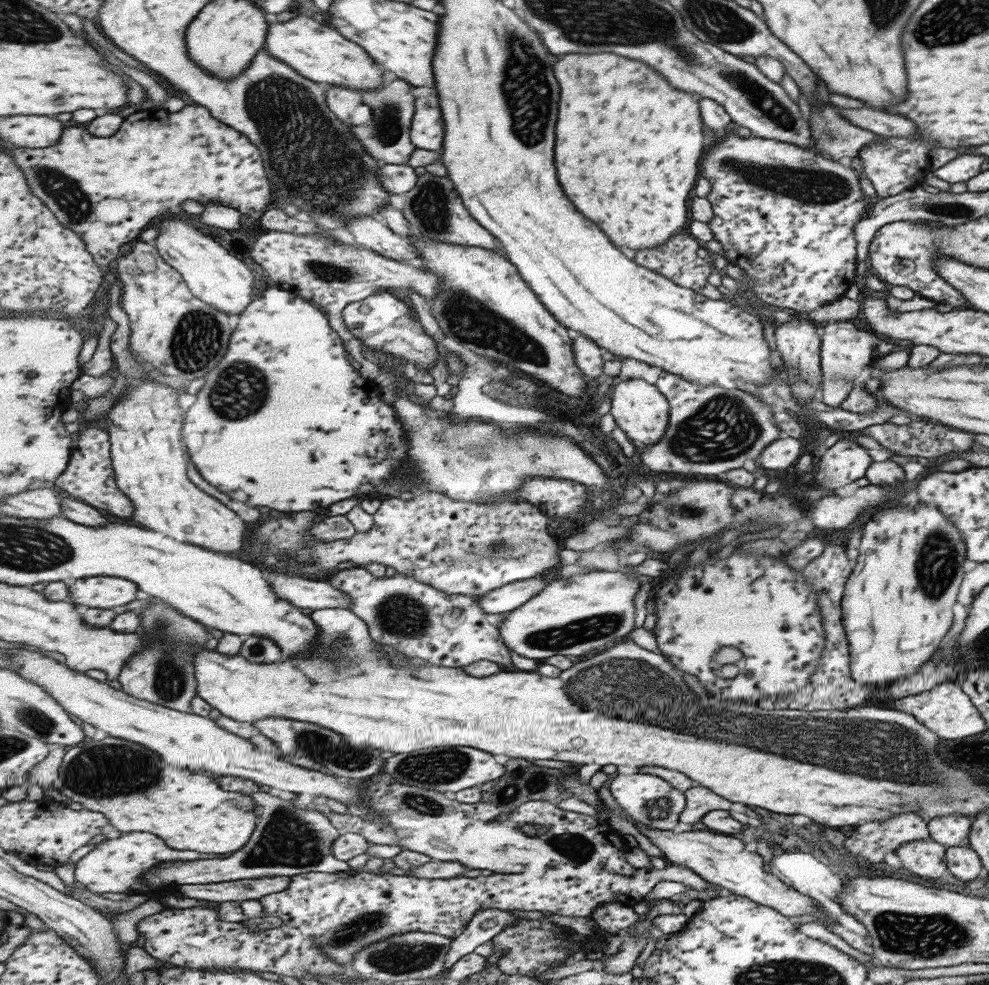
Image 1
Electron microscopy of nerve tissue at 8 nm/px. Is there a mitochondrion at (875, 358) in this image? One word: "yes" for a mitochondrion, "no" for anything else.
no

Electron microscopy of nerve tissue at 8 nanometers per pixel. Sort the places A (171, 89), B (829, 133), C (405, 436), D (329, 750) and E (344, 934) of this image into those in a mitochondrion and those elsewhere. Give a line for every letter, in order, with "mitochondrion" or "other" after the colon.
A: other
B: mitochondrion
C: other
D: mitochondrion
E: mitochondrion

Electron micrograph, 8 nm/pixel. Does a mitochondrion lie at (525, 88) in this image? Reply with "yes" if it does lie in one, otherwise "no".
yes

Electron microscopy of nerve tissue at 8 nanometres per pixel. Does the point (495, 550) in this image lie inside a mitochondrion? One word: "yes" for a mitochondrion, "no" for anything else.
yes

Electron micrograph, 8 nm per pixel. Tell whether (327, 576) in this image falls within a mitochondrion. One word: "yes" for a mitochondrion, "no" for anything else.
no

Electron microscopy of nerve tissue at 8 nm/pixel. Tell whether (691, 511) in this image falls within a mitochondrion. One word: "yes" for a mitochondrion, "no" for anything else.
yes

